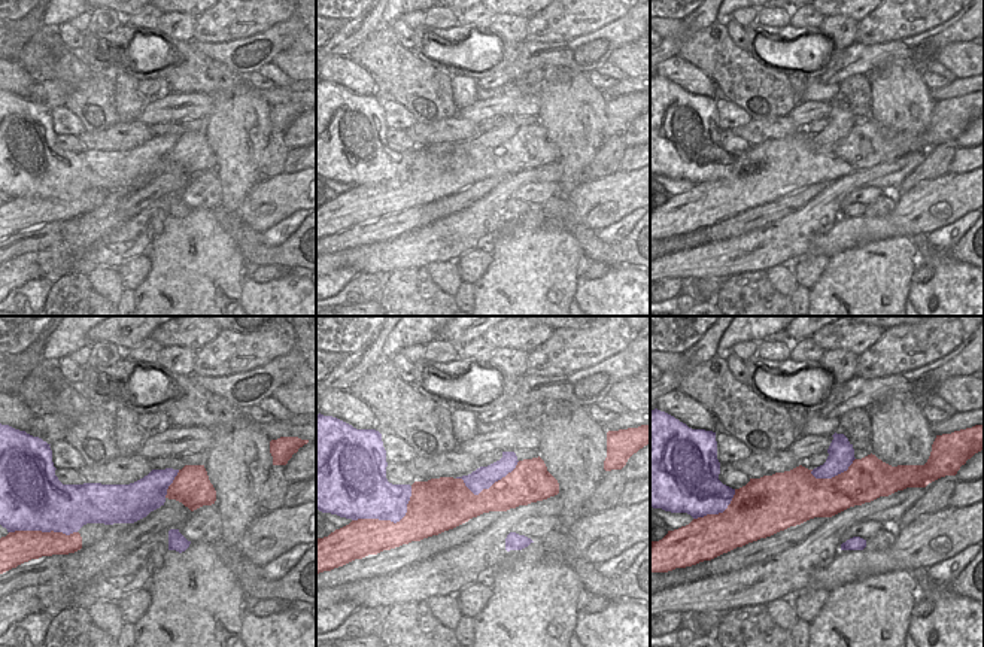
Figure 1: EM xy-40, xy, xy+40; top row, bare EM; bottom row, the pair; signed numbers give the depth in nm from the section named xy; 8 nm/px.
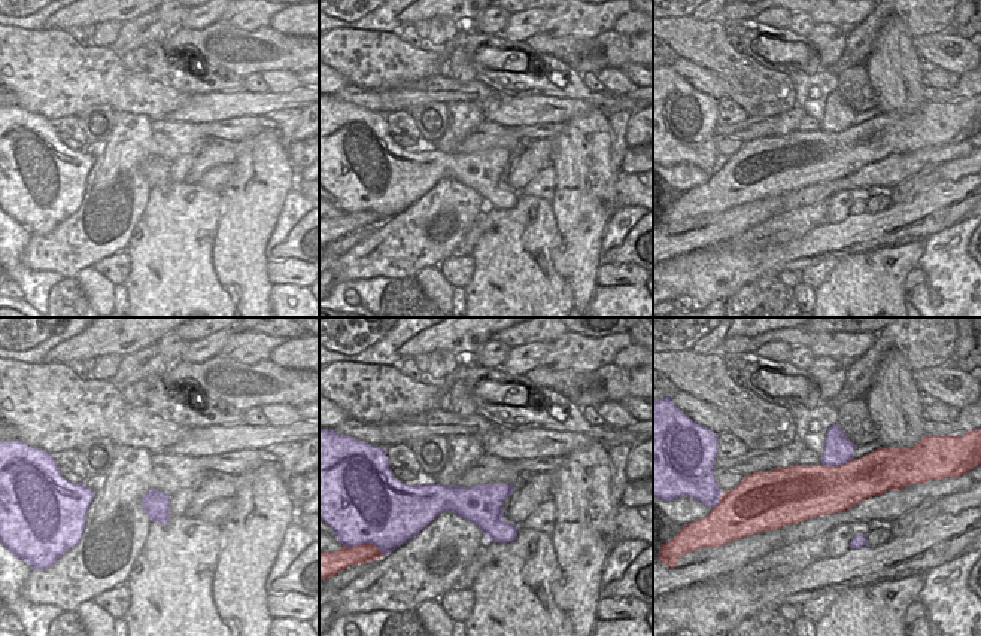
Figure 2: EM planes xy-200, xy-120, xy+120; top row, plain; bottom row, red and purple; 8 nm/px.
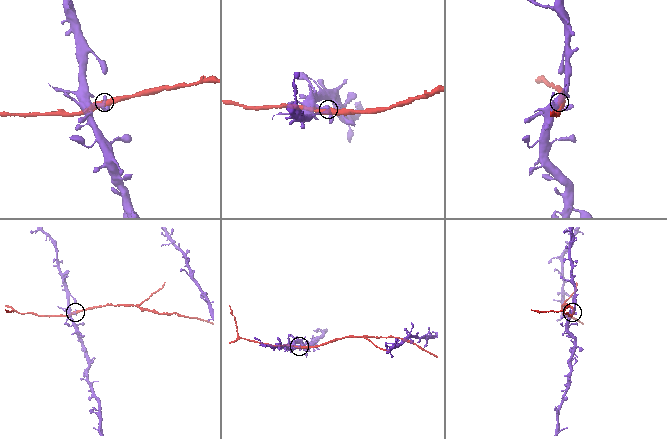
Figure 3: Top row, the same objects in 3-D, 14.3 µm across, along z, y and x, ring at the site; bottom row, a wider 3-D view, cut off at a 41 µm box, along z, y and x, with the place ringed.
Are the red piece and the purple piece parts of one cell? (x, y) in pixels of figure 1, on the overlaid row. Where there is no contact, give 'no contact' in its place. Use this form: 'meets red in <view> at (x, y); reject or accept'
meets red in xy at (392, 522); reject

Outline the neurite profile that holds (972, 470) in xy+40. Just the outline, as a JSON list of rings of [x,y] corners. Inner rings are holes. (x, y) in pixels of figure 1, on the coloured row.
[[[984,450],[975,453],[954,476],[957,482],[975,482],[984,477]]]

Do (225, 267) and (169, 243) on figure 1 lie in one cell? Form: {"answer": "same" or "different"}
{"answer": "same"}

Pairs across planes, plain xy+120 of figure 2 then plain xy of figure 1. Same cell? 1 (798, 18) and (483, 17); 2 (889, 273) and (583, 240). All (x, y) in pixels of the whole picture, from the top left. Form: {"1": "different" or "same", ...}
{"1": "same", "2": "different"}

